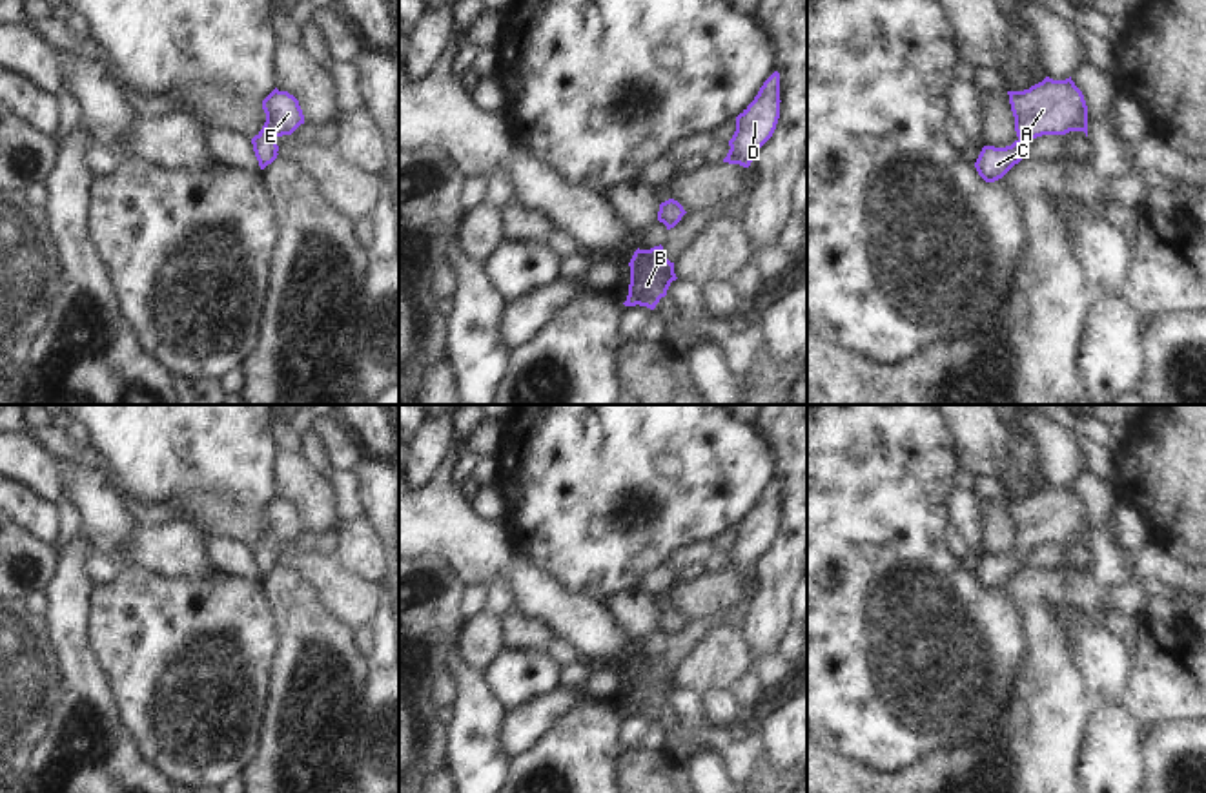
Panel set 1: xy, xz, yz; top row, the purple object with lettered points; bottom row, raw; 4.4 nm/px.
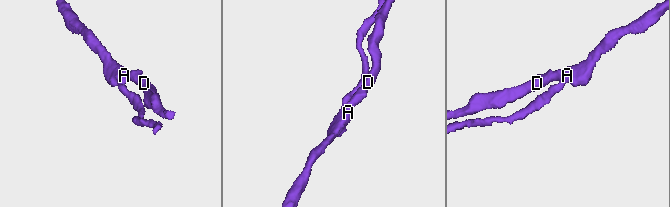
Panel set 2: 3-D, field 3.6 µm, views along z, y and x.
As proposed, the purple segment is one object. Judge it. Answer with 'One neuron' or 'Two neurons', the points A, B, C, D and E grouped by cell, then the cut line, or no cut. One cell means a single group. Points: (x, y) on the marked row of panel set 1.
One neuron. Groups: A B C D E. No split.

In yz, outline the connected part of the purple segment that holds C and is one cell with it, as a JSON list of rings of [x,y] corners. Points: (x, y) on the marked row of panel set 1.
[[[1069,78],[1042,82],[1024,91],[1007,91],[1015,117],[1017,140],[1006,148],[984,146],[975,168],[986,182],[1002,179],[1027,157],[1027,146],[1042,135],[1084,131],[1088,137],[1088,106],[1082,91]]]

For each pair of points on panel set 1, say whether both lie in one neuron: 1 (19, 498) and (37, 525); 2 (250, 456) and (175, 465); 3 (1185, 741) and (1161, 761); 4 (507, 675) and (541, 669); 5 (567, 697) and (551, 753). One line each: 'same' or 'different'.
1: same
2: same
3: same
4: same
5: different

